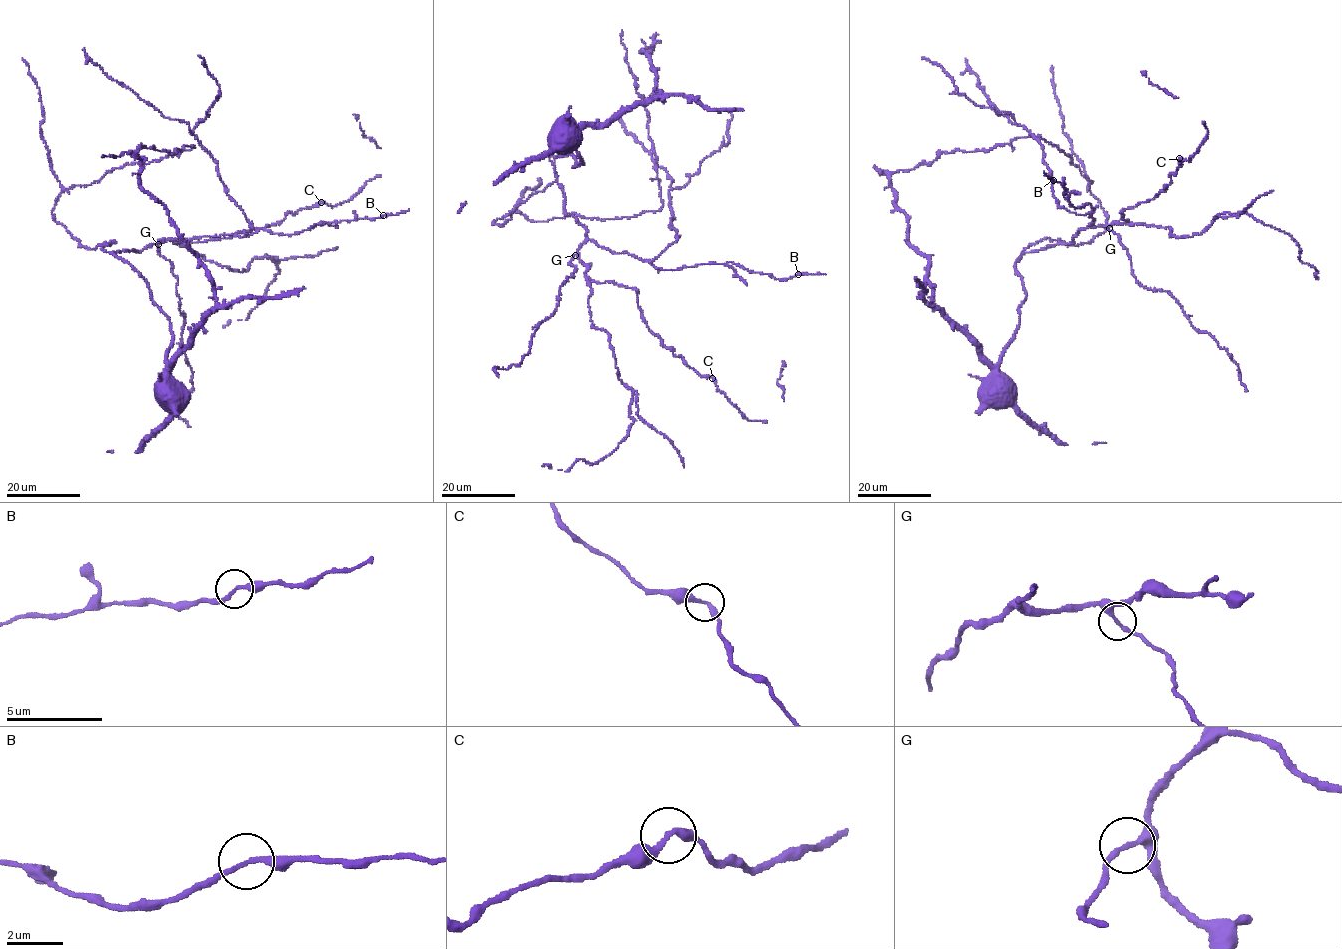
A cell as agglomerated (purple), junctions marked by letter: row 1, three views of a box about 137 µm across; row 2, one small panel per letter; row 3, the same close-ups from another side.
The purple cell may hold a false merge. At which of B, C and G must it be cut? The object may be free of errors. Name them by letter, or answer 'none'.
none

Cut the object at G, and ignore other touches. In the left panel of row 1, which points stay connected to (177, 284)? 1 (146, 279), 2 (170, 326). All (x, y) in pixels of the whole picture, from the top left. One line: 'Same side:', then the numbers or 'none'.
Same side: none

